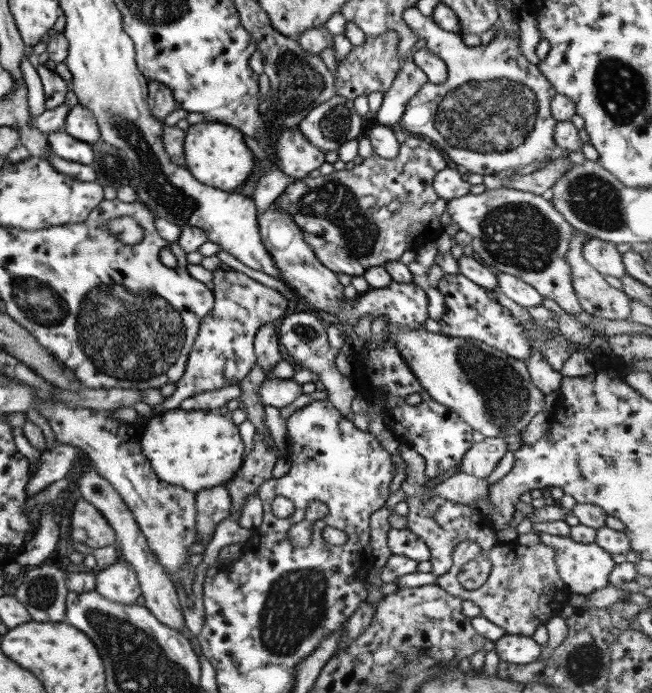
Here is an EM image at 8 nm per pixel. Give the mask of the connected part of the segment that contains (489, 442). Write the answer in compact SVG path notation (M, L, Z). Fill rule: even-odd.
M485 437L481 442L473 443L470 450L463 454L458 470L476 478L487 478L506 452L508 444L503 438Z

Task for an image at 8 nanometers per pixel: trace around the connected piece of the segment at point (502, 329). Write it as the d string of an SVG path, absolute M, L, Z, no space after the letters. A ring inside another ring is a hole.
M445 274L436 287L446 298L445 314L438 320L442 332L450 337L474 338L494 346L512 358L527 362L532 356L530 340L526 338L526 330L511 313L500 306L493 295L494 290L482 288L463 274Z

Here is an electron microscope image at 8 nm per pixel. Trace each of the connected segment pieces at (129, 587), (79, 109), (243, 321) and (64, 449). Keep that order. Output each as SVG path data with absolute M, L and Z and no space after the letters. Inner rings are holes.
M119 560L96 571L95 588L98 593L118 603L132 604L141 595L138 578L128 562Z
M79 103L68 111L63 130L72 138L87 142L89 145L101 138L100 128L94 114Z
M220 267L214 272L213 310L202 318L198 336L194 339L182 378L175 382L176 389L160 404L154 405L144 420L167 410L178 408L183 400L204 391L238 385L257 364L254 337L262 324L279 322L287 307L296 307L280 292L252 279L235 269Z
M60 443L51 450L45 450L40 459L41 467L31 476L26 484L28 496L39 493L47 485L64 479L68 471L74 466L78 458L78 448L70 444Z

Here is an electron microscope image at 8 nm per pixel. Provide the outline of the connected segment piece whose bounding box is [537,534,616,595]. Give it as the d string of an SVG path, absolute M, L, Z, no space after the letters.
M537 534L539 540L556 554L557 574L561 580L570 588L572 593L589 595L598 589L608 585L610 574L616 562L610 553L597 546L595 543L579 544L574 542L570 536L558 537L557 535Z

